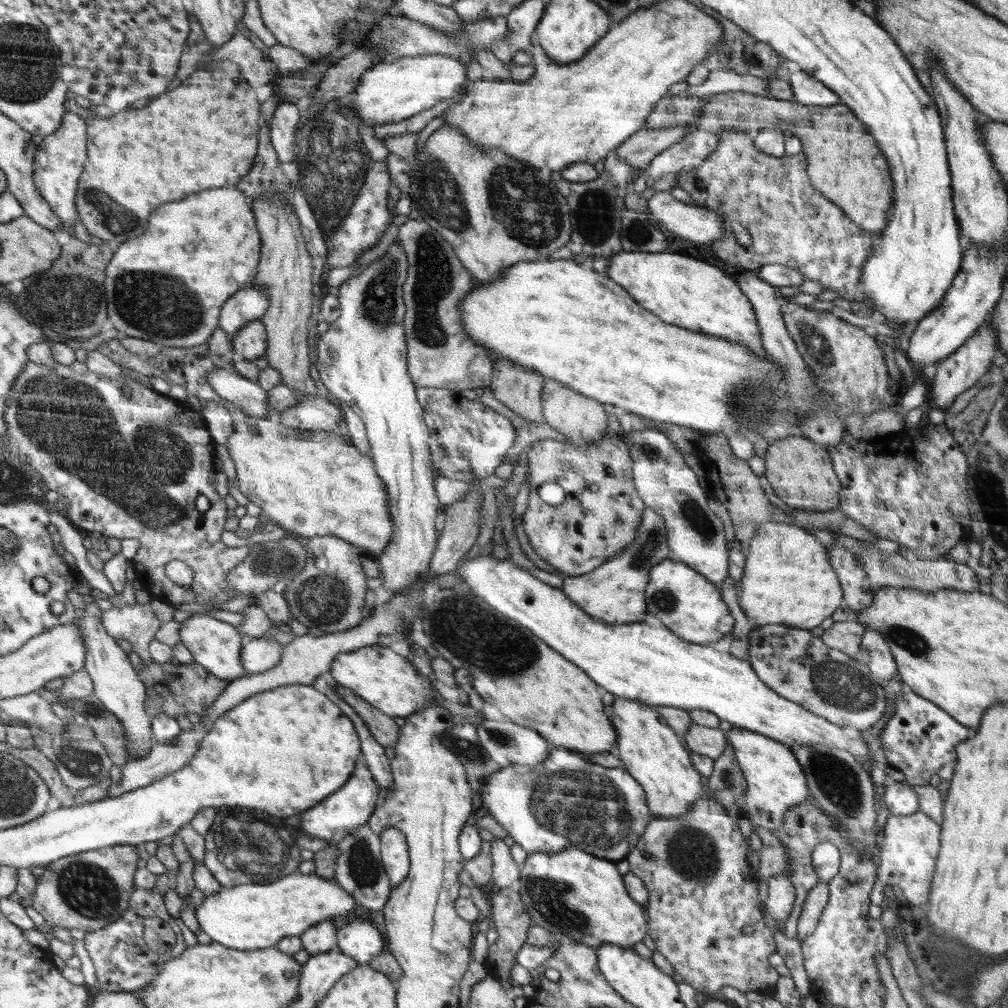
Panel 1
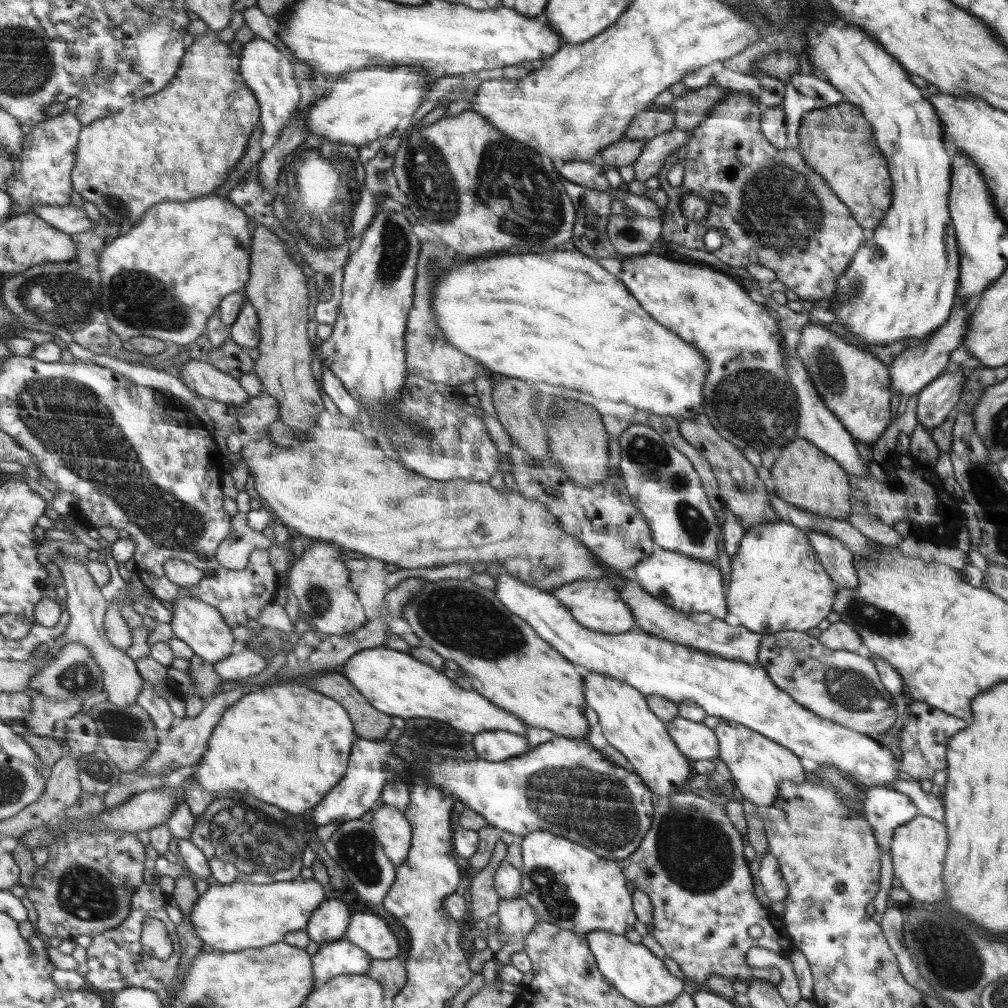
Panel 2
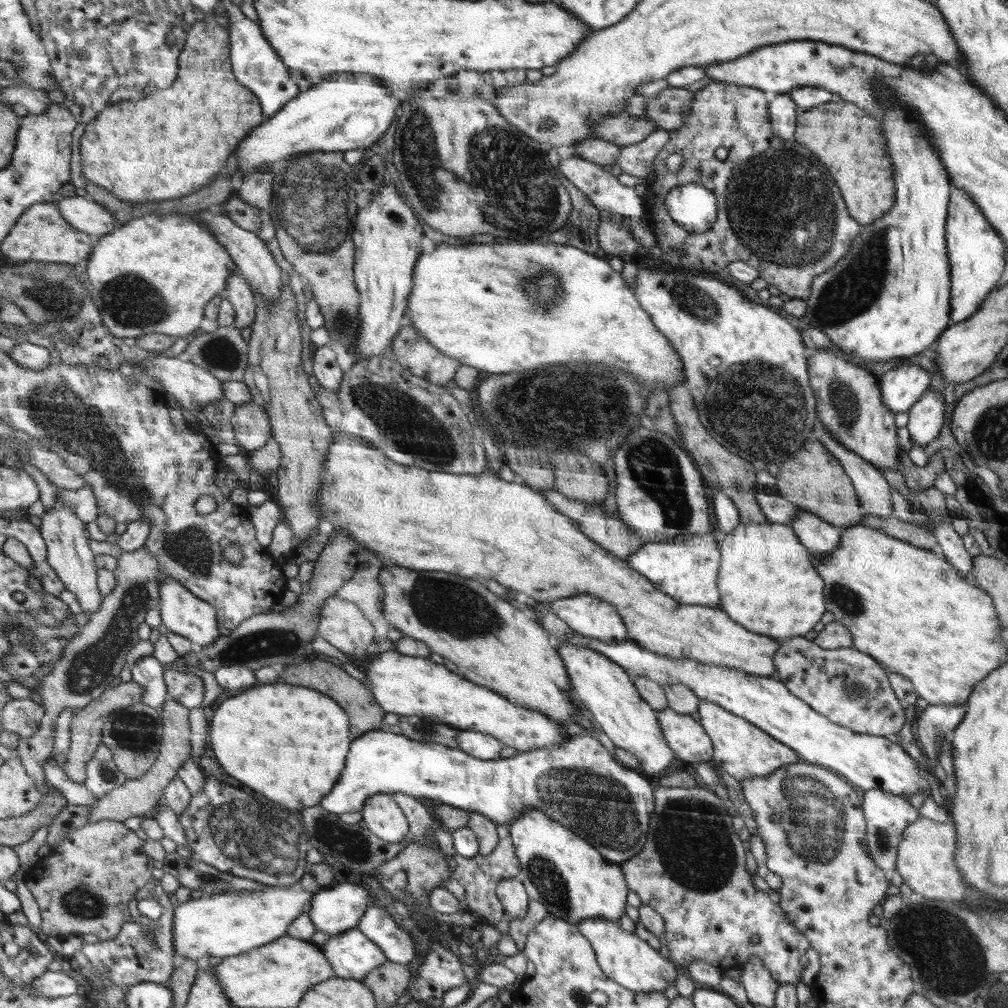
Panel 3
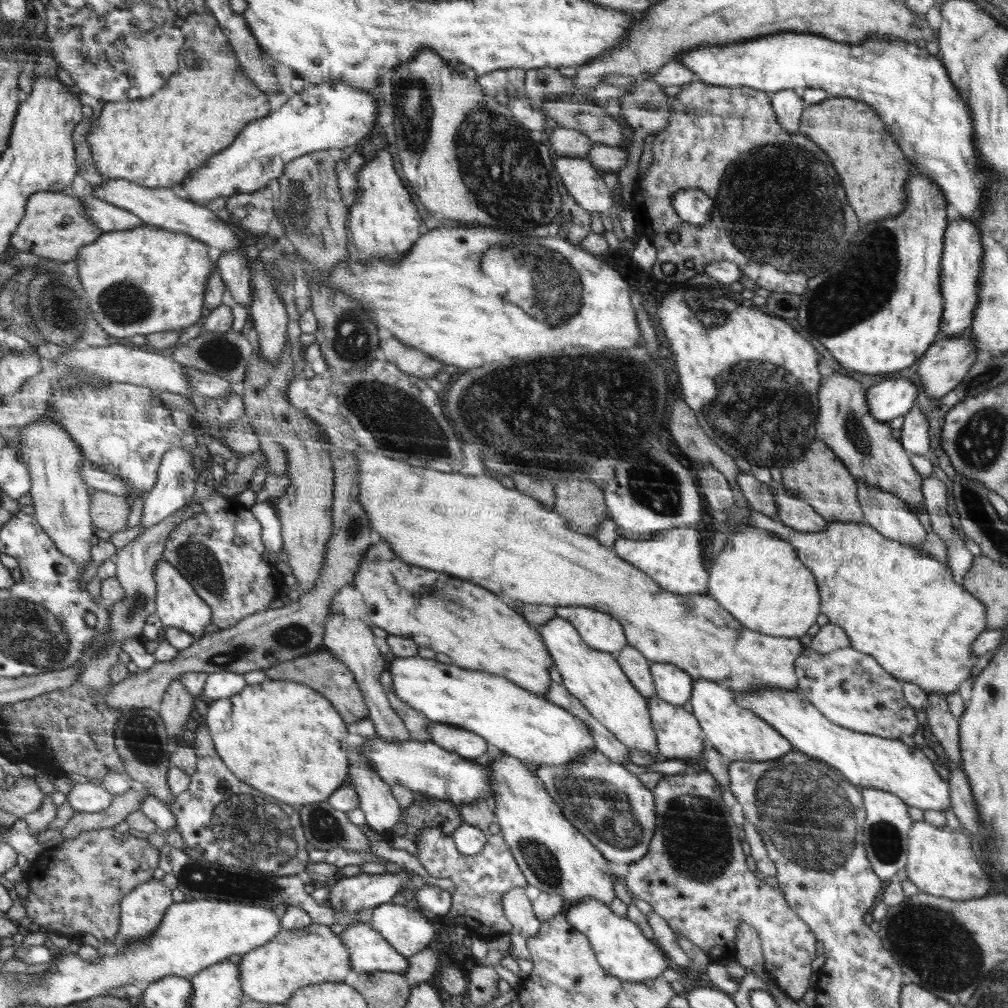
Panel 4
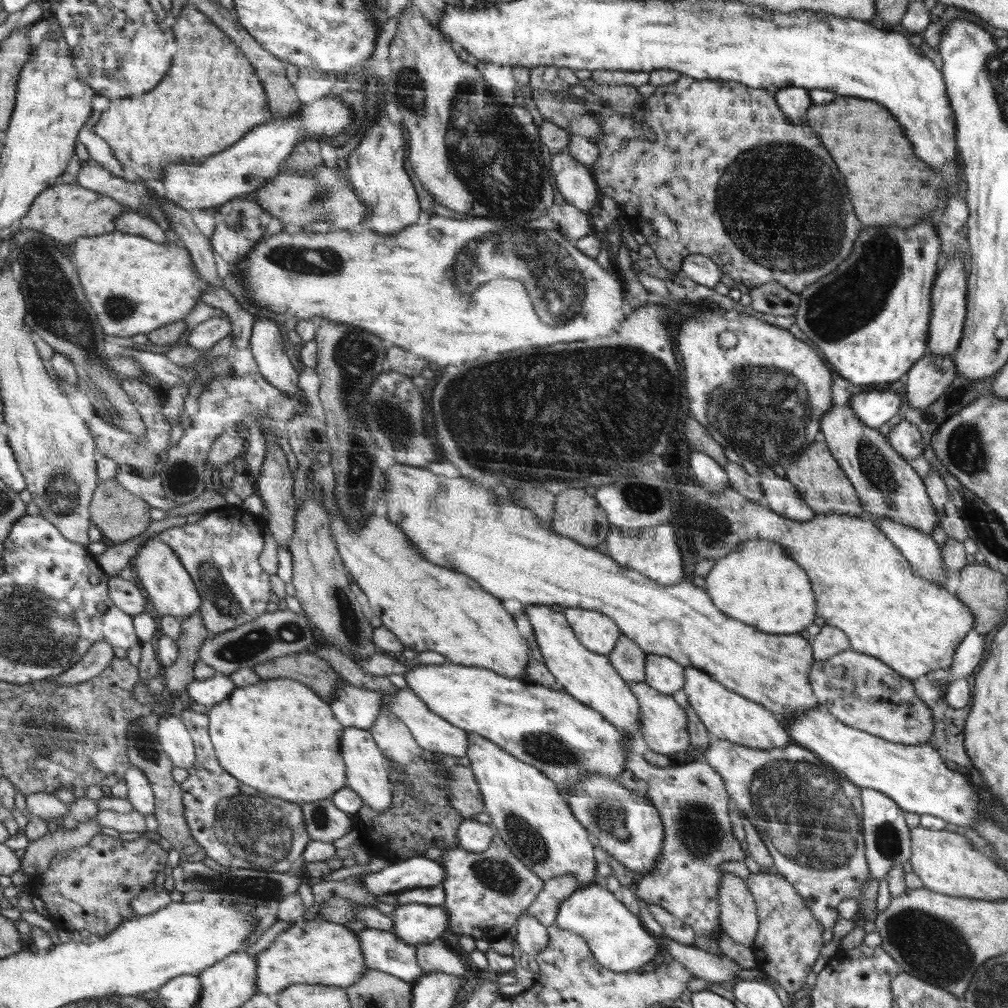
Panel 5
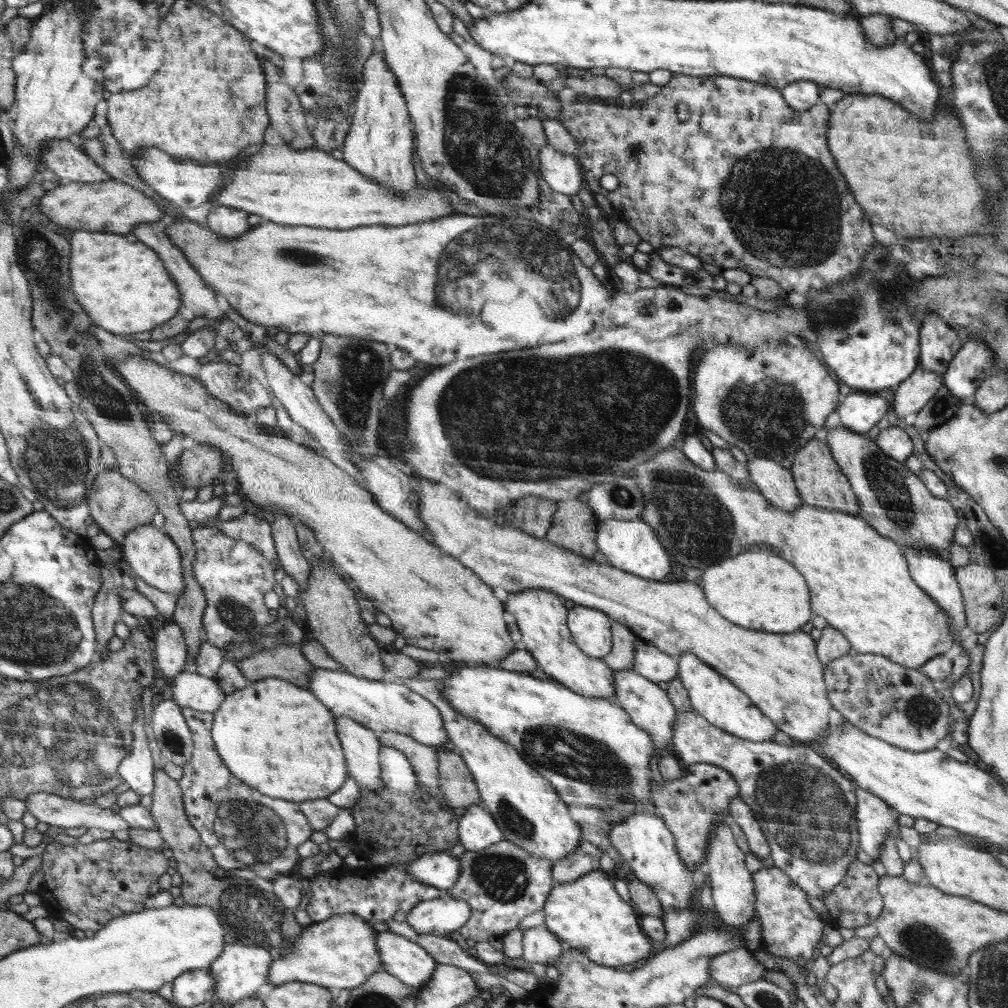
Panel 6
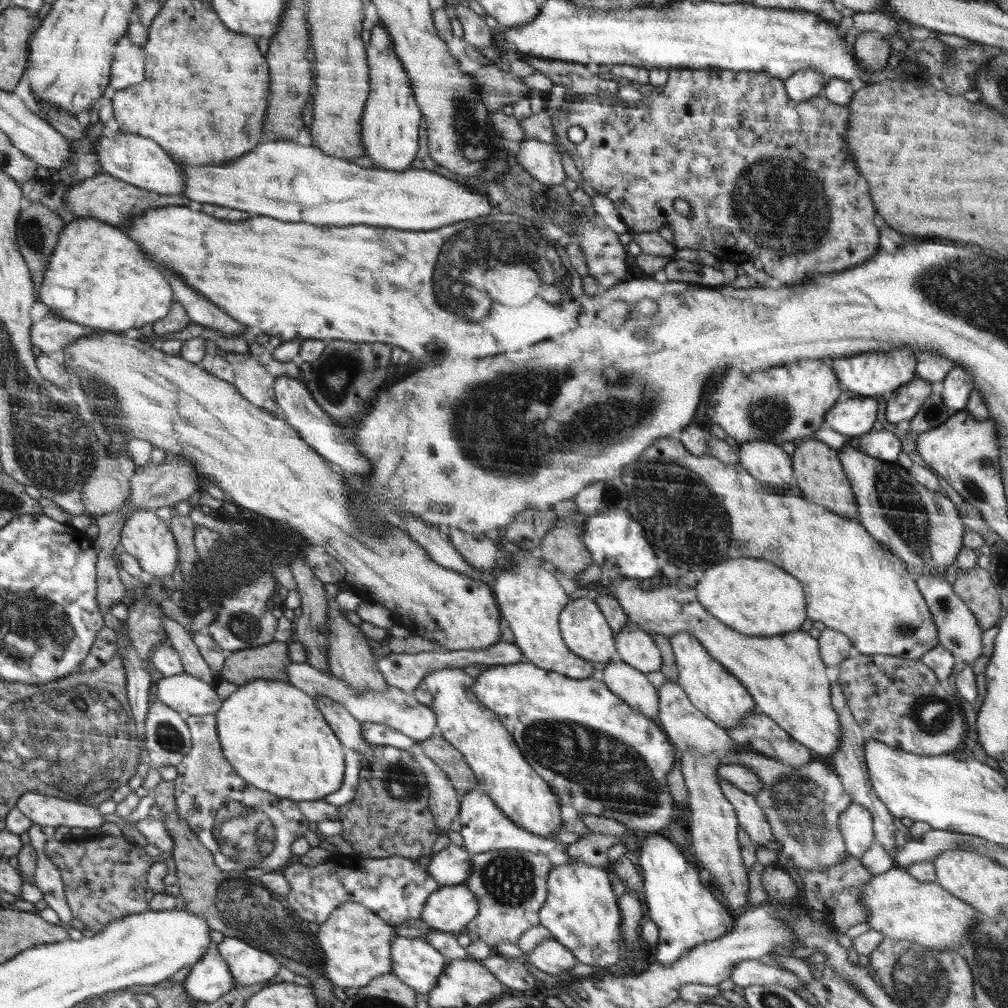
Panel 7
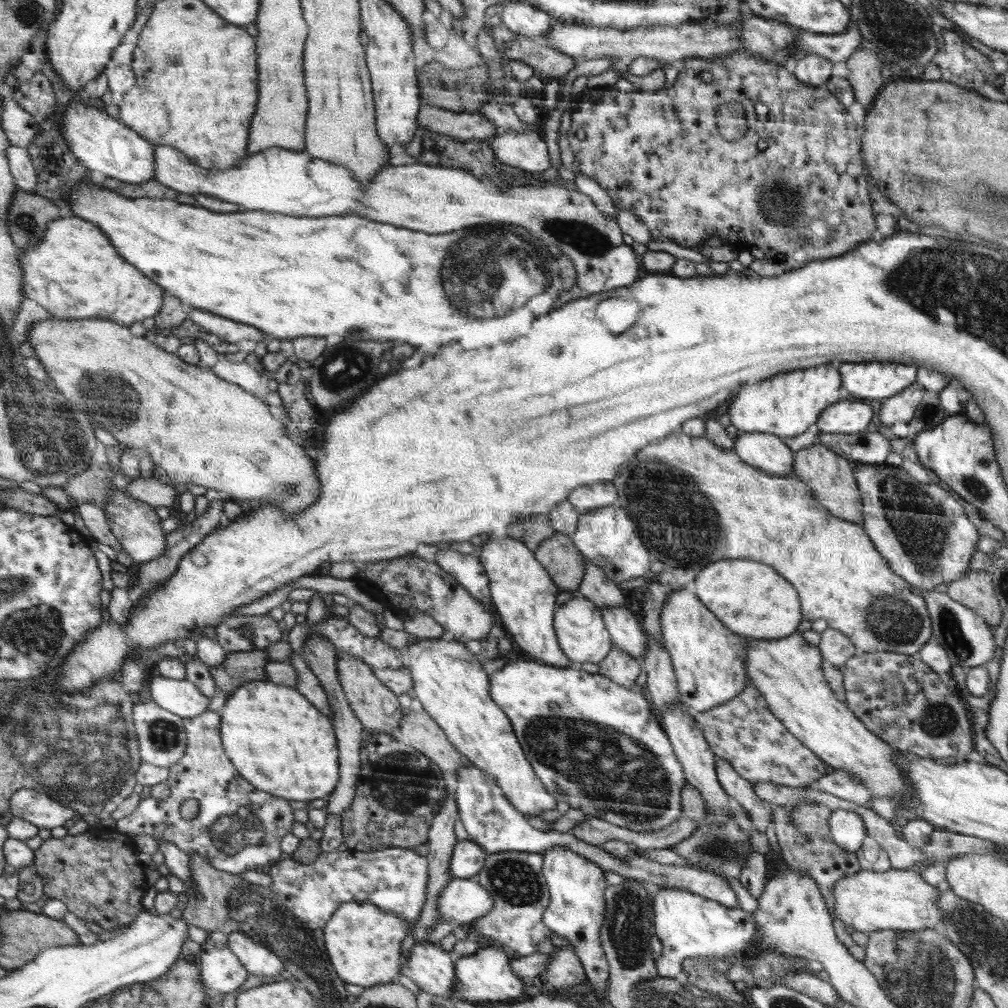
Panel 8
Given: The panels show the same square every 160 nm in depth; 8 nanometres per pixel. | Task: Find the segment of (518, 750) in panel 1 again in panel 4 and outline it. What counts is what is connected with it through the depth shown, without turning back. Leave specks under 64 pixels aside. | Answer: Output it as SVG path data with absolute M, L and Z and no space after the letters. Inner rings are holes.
M431 721L427 733L430 742L470 760L474 760L492 749L483 736L454 725Z

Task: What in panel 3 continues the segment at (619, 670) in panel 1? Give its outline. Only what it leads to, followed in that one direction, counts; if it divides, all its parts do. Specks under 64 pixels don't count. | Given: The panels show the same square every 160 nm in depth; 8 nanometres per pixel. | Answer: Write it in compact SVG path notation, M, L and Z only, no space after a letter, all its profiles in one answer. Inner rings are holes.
M524 599L524 601L537 612L535 620L542 623L544 628L557 638L558 644L568 641L584 648L594 649L622 665L630 676L647 676L660 686L688 685L700 700L714 701L728 709L728 712L744 717L776 740L795 749L799 753L800 760L837 771L838 774L845 776L849 783L860 787L861 791L879 788L908 799L920 793L931 798L930 782L922 778L922 772L918 770L916 762L910 758L910 754L906 756L905 748L898 746L898 742L890 744L885 736L854 732L836 724L823 713L816 712L806 701L800 700L800 697L792 693L787 685L777 678L748 674L729 666L702 664L691 658L678 660L662 656L642 648L637 642L629 639L620 644L606 644L572 630L566 621L560 620L560 617L551 611L548 604L540 600Z

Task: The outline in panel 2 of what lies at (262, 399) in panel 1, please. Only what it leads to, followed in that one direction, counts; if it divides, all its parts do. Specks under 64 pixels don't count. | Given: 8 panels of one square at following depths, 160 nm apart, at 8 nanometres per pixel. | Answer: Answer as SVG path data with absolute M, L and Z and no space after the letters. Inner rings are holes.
M190 360L180 368L180 372L179 380L194 397L234 403L236 406L250 400L250 395L240 387L238 380L206 361Z

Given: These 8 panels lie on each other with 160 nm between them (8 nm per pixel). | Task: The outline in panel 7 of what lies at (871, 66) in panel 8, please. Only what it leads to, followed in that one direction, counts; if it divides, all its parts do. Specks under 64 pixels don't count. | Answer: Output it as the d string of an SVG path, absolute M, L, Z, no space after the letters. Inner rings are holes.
M876 30L861 32L852 47L855 58L859 60L859 66L865 74L880 70L882 66L886 66L886 60L890 58L890 44Z

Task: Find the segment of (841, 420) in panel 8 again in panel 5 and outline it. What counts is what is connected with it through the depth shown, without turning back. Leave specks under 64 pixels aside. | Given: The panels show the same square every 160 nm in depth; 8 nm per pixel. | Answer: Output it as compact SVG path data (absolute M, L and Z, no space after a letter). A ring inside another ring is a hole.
M872 390L854 394L849 404L861 422L870 428L878 428L898 412L902 396L890 390Z

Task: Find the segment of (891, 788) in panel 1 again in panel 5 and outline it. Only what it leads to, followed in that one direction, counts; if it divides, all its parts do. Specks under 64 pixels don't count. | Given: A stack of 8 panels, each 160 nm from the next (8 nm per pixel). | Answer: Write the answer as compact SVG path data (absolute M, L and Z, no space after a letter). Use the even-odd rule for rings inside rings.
M862 788L862 806L864 806L865 852L871 877L876 880L886 878L888 872L896 866L903 866L911 859L911 830L908 828L903 809L891 797L873 788Z

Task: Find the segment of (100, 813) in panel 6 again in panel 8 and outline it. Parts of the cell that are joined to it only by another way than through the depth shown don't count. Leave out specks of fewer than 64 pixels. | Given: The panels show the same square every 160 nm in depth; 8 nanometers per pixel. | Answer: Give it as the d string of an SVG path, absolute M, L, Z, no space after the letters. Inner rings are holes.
M25 788L12 797L12 811L15 816L24 818L42 829L64 827L68 820L80 818L75 809L61 804L46 794L33 788Z

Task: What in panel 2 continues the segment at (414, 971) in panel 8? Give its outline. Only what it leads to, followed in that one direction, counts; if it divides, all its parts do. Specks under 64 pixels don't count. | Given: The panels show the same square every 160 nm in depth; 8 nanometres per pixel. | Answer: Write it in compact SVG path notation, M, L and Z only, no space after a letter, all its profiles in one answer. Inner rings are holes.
M346 940L323 944L312 956L316 986L340 975L365 974L373 959L364 949Z

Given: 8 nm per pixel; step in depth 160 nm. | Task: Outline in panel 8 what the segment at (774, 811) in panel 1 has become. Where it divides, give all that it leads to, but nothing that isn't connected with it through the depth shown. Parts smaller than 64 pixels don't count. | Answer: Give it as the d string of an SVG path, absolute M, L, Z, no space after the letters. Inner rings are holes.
M674 590L660 613L663 644L671 656L680 698L690 710L710 711L734 699L748 684L745 652L750 639L724 626L696 594Z

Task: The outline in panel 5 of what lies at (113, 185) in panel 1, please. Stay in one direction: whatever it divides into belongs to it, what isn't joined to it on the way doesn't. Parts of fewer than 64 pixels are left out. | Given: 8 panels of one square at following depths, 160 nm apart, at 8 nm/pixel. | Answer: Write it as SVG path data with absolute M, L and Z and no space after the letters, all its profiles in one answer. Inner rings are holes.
M186 3L180 11L180 18L175 25L177 44L179 45L178 54L176 54L176 64L172 68L172 72L168 72L168 80L164 80L164 84L160 84L160 88L154 88L152 92L144 94L144 96L132 96L132 98L113 98L108 99L107 109L103 112L101 119L94 126L95 133L101 136L114 152L114 156L120 160L123 168L129 172L129 175L139 180L150 180L151 178L156 180L164 180L166 178L164 168L170 166L170 164L198 164L198 162L204 162L208 159L208 156L212 154L218 154L230 148L234 142L238 142L246 132L250 132L254 127L260 126L273 121L272 112L268 112L269 100L266 100L265 88L262 88L263 84L258 82L256 78L257 74L254 74L254 67L250 66L250 62L238 46L224 33L215 23L212 22L204 13L198 11L196 7L191 3Z

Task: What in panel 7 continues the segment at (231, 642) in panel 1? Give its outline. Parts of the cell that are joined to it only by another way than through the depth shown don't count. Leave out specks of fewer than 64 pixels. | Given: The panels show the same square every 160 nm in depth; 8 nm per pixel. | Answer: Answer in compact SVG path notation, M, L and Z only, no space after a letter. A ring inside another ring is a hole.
M138 510L129 515L130 522L126 523L121 538L121 548L140 559L142 568L157 577L172 577L178 568L180 558L179 541L175 532L160 518L156 511Z

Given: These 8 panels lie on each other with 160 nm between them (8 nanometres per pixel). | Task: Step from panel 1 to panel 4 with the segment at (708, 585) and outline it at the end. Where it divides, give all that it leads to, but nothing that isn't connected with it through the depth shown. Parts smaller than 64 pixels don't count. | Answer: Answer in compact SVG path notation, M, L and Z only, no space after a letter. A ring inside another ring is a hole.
M694 527L675 528L660 533L650 538L627 539L619 536L612 548L616 556L623 557L625 561L643 569L667 592L676 595L700 594L708 595L708 568L704 566L704 550L700 544L700 534Z

